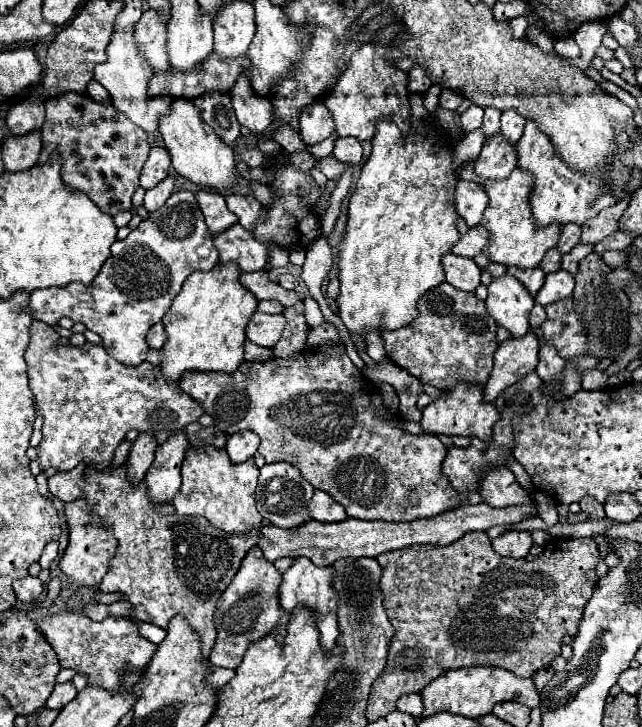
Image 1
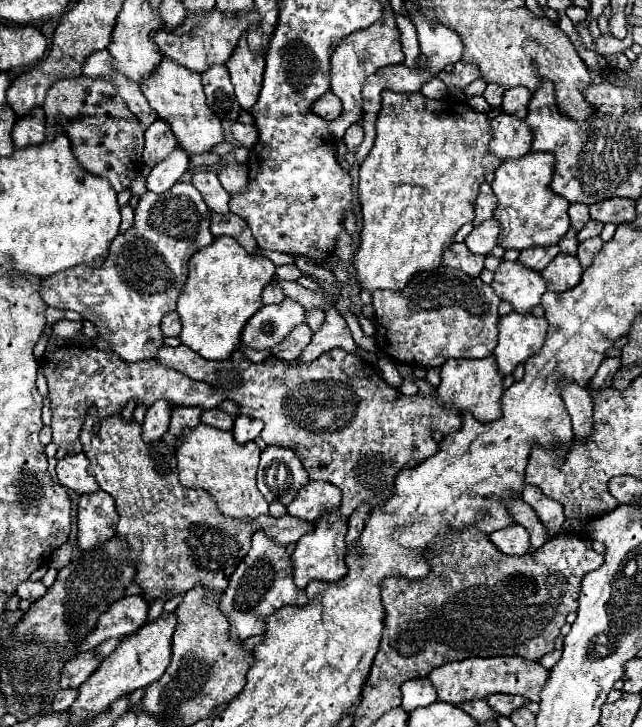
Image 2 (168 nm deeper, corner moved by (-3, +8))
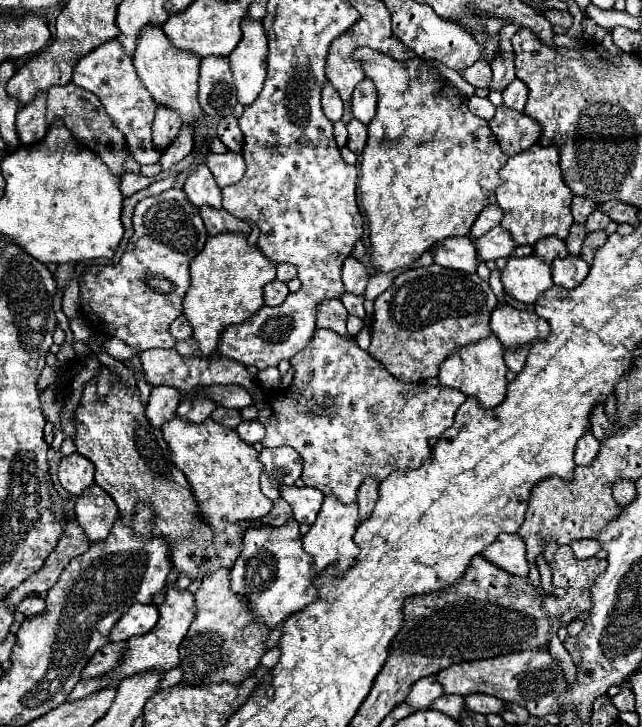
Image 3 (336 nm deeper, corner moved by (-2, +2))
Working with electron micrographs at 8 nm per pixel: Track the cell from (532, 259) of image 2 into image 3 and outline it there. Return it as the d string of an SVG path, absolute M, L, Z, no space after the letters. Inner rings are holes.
M547 237L535 243L533 247L533 255L537 255L539 259L543 259L545 263L551 263L555 257L567 257L569 251L565 247L565 243L557 237Z

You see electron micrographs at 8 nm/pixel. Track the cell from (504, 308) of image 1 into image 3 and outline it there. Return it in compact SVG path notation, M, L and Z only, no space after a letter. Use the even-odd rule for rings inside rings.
M535 255L529 257L509 257L505 269L501 271L501 283L509 297L533 305L551 285L551 267Z

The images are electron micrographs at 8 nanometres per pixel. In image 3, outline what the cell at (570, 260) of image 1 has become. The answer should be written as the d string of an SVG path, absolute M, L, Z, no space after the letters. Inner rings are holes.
M595 209L595 211L589 215L585 227L587 227L589 233L593 233L593 231L601 231L601 229L605 229L605 227L609 225L609 221L611 221L611 219L609 219L605 213L601 213L601 211Z

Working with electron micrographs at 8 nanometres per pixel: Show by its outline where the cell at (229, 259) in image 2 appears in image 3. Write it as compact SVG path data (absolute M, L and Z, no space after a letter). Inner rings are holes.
M221 233L207 239L203 251L191 261L191 287L183 299L183 315L193 327L199 357L215 355L221 333L263 307L263 287L273 279L275 265L257 247L249 247L247 237Z

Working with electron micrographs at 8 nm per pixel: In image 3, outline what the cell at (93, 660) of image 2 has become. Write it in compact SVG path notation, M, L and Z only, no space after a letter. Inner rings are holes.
M107 643L105 647L101 647L91 659L89 663L83 667L81 671L81 679L95 679L101 677L103 673L111 671L111 667L117 665L117 657L121 655L121 651L125 649L125 643Z

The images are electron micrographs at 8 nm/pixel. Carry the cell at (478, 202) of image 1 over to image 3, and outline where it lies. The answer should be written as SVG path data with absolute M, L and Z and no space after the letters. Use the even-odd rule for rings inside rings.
M485 205L483 211L479 213L477 221L471 227L471 233L469 233L471 239L477 239L477 237L485 235L487 231L491 231L493 227L497 227L501 223L501 219L503 219L503 211L499 205Z

